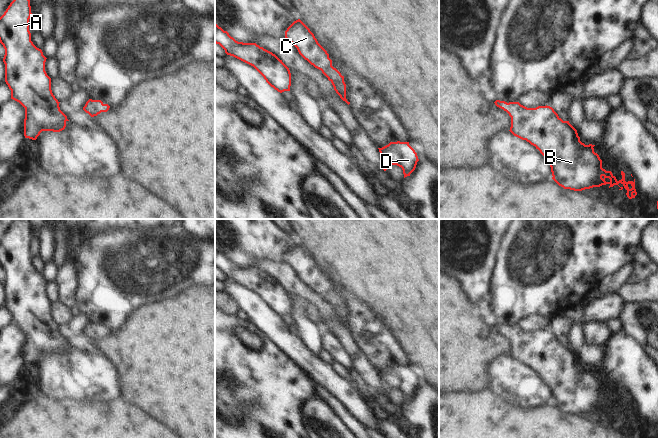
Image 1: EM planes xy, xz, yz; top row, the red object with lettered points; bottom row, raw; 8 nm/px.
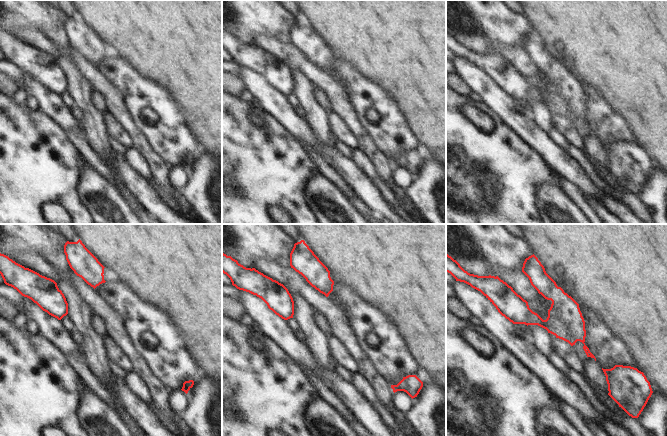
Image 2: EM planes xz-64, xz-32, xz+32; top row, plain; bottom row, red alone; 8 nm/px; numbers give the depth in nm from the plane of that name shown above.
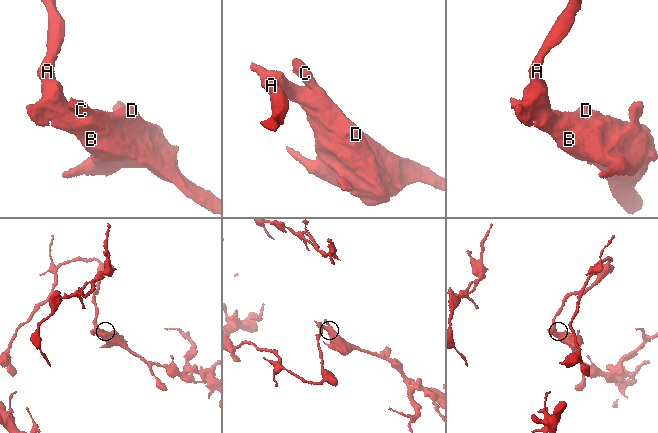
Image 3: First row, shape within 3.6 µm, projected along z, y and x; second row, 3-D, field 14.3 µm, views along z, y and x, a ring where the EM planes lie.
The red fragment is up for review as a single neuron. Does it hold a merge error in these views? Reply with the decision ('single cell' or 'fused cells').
single cell

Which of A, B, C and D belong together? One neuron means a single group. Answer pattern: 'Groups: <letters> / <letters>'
Groups: A B C D

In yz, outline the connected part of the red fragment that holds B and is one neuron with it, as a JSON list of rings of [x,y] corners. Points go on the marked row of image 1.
[[[496,100],[495,105],[506,111],[511,117],[510,132],[535,146],[544,156],[551,167],[552,179],[564,189],[582,191],[593,187],[600,187],[609,184],[609,188],[614,185],[625,188],[629,199],[637,195],[635,189],[635,179],[625,181],[625,173],[621,171],[622,179],[617,180],[611,171],[602,168],[602,160],[594,152],[592,144],[585,145],[580,141],[577,130],[569,123],[563,121],[554,109],[550,106],[538,106],[536,108],[527,108],[519,102],[505,102]]]

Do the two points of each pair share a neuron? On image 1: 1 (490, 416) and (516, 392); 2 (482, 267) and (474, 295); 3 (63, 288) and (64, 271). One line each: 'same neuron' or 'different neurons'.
1: different neurons
2: same neuron
3: same neuron

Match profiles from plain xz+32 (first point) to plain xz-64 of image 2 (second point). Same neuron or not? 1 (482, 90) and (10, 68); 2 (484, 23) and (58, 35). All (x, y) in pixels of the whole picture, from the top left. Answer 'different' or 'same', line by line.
1: different
2: different

